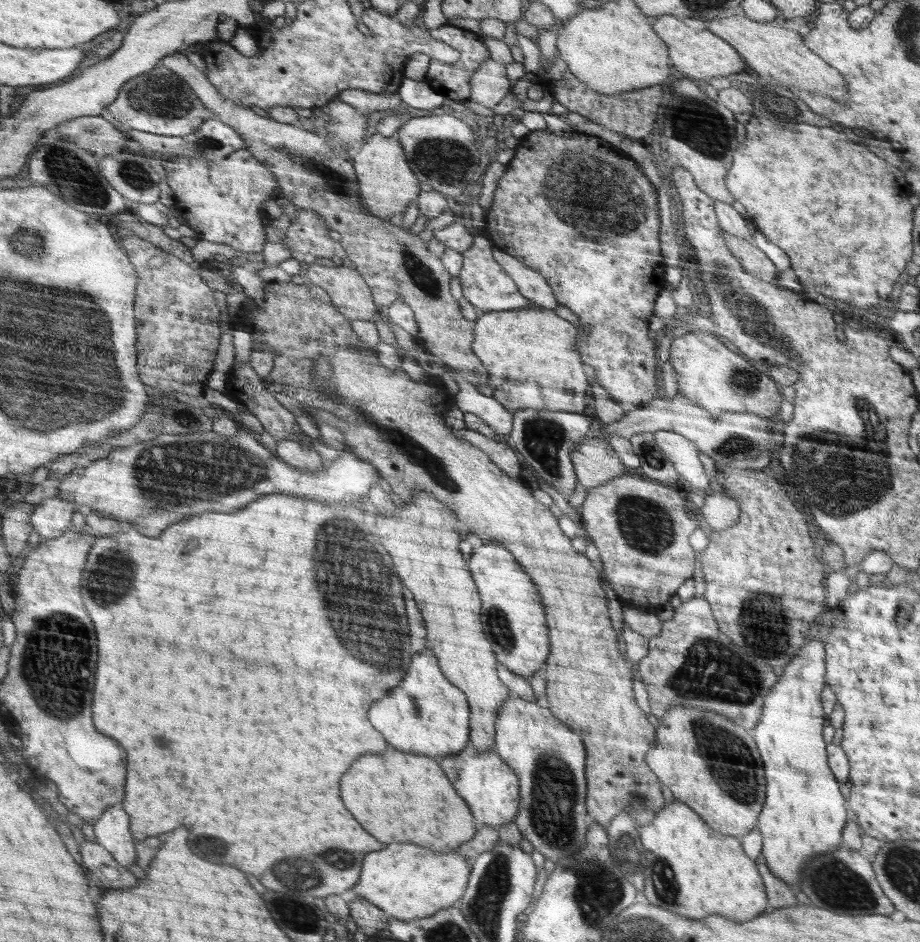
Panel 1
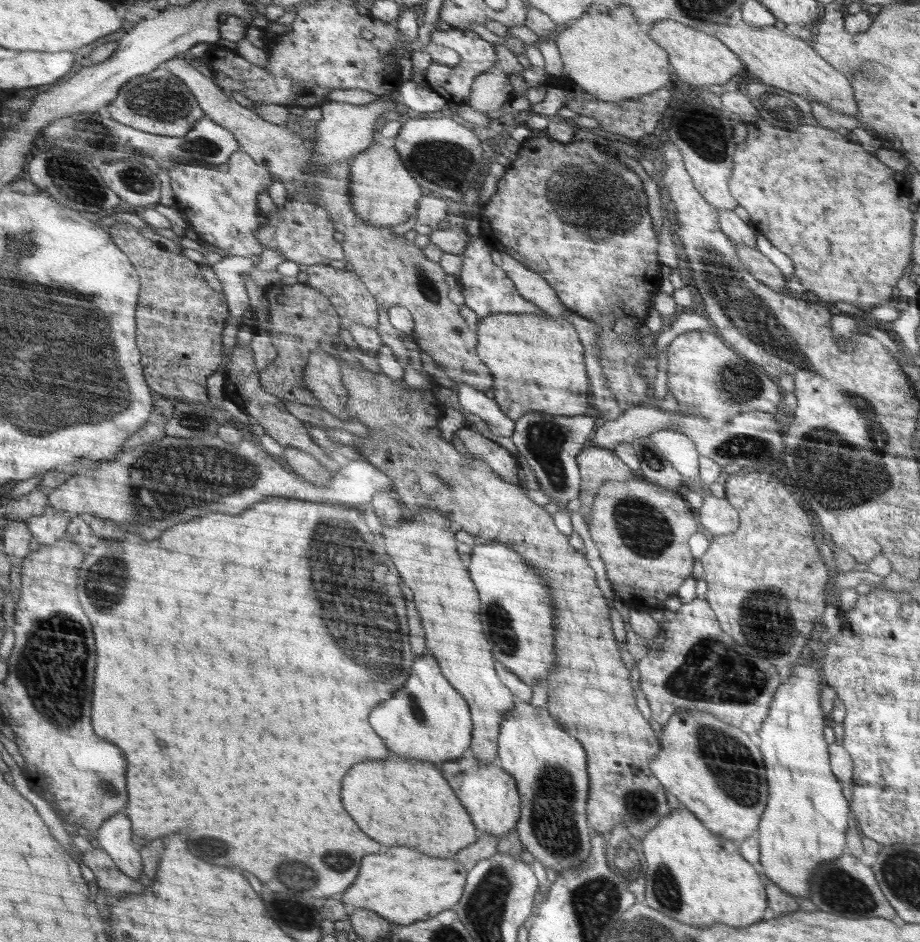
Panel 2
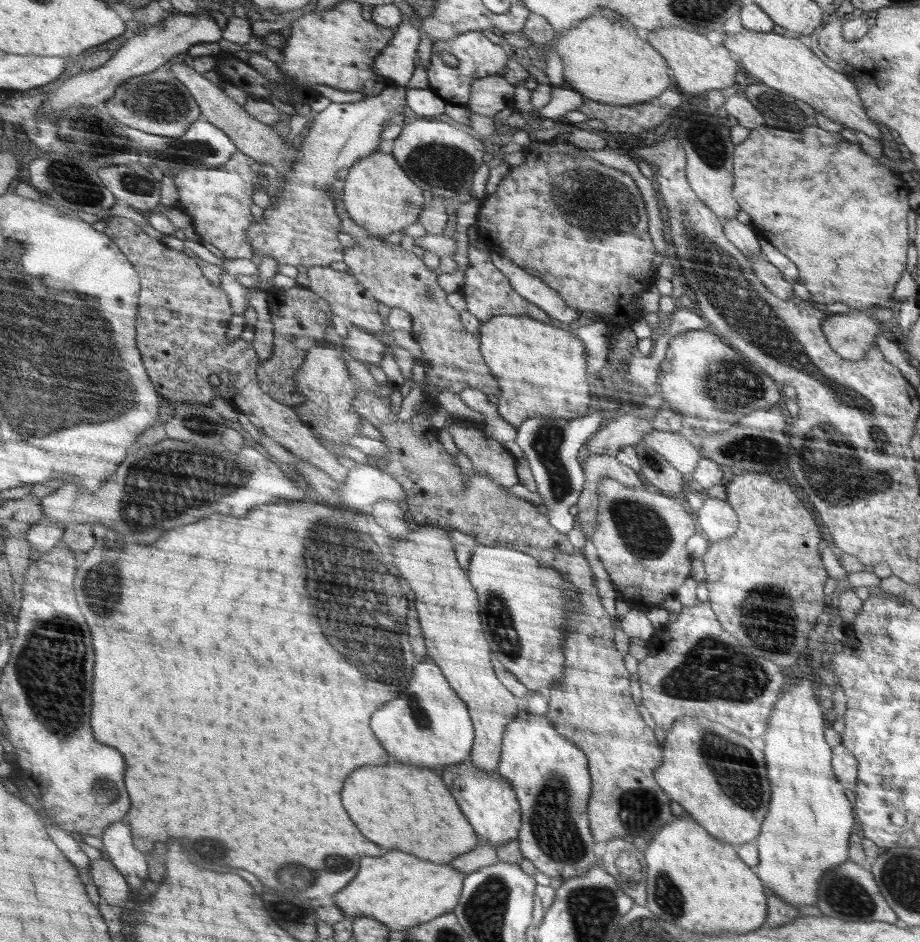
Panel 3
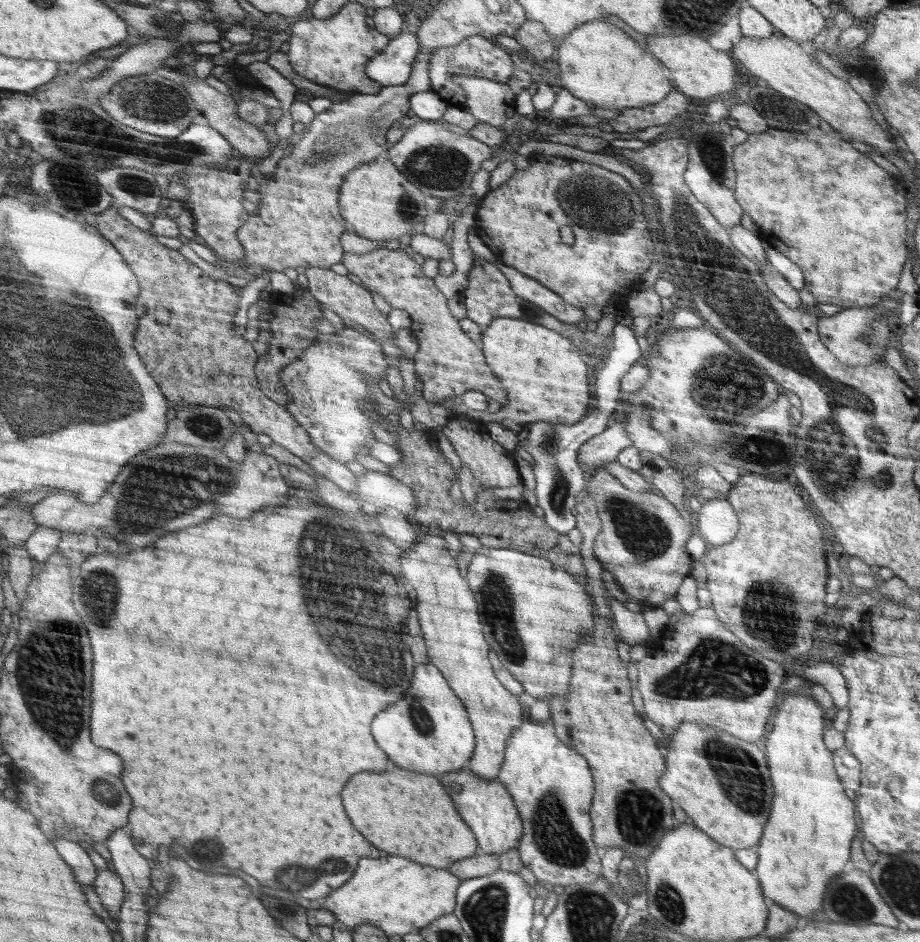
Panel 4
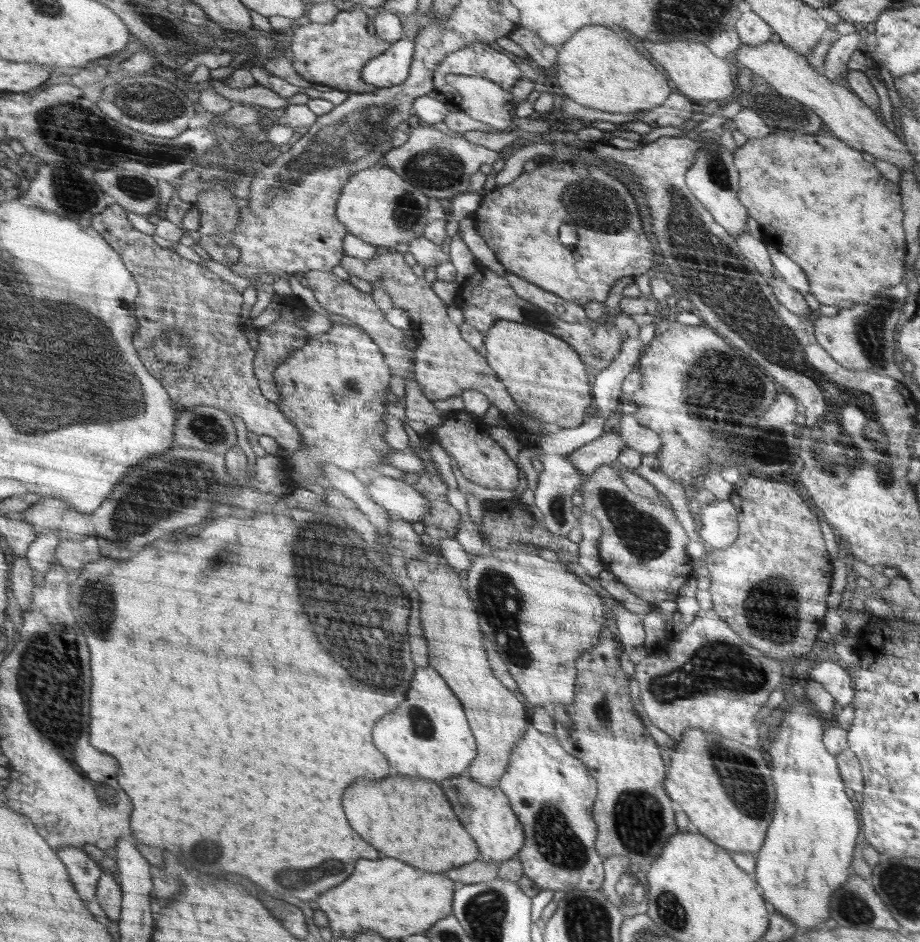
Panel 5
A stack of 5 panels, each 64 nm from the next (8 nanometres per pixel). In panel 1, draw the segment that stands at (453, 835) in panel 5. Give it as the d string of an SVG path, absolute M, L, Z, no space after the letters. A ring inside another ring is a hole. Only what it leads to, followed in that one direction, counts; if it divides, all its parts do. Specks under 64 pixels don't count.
M389 745L386 748L388 752L384 754L360 756L360 760L352 764L352 772L340 782L348 812L352 812L376 840L384 840L386 844L414 842L436 848L436 852L452 852L472 841L479 825L466 801L450 784L439 760L424 754L404 754Z

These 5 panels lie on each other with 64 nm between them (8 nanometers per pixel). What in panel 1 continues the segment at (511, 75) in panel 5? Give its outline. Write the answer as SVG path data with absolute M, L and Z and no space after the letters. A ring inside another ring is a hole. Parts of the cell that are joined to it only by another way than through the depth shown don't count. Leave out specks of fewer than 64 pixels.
M452 24L431 29L430 33L436 40L442 40L446 44L452 45L452 48L455 48L462 54L459 56L459 59L452 64L431 58L427 73L424 76L424 82L431 85L436 92L442 93L445 97L450 98L450 100L466 101L471 93L470 79L472 75L484 64L484 61L490 57L488 49L486 49L486 45L484 45L484 39L470 30L456 27Z

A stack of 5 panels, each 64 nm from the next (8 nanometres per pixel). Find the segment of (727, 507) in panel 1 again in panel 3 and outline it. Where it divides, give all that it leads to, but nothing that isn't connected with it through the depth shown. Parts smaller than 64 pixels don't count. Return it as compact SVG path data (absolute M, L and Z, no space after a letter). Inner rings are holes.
M708 497L696 514L701 533L708 542L730 538L737 531L739 517L727 500Z

